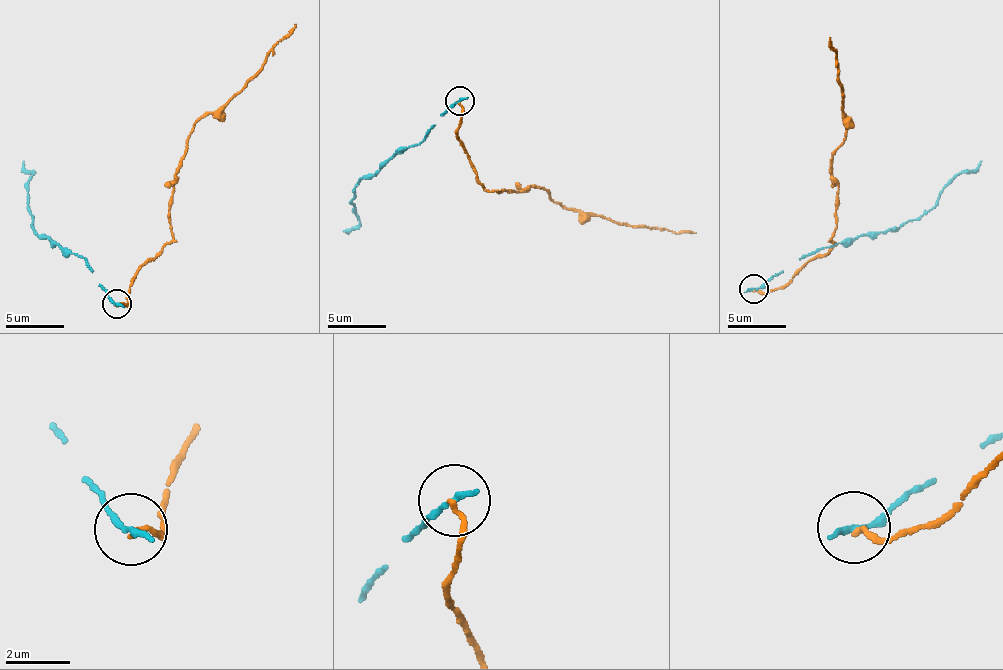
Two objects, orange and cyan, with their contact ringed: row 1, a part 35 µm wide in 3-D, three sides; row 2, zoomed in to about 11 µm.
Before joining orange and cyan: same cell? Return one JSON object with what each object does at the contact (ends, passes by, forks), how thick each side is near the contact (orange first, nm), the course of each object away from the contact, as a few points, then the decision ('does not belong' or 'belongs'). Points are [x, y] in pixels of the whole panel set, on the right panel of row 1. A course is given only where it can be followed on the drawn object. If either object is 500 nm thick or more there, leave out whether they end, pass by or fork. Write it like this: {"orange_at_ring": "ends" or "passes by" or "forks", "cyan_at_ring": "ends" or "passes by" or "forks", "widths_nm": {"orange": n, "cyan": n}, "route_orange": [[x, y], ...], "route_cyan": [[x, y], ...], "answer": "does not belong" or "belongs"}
{"orange_at_ring": "ends", "cyan_at_ring": "ends", "widths_nm": {"orange": 170, "cyan": 240}, "route_orange": [[753, 289], [776, 290], [810, 260], [826, 255], [838, 225], [839, 179], [831, 168], [847, 127], [829, 36]], "route_cyan": [[753, 289], [821, 248], [901, 228], [934, 207], [938, 192], [981, 160]], "answer": "does not belong"}

